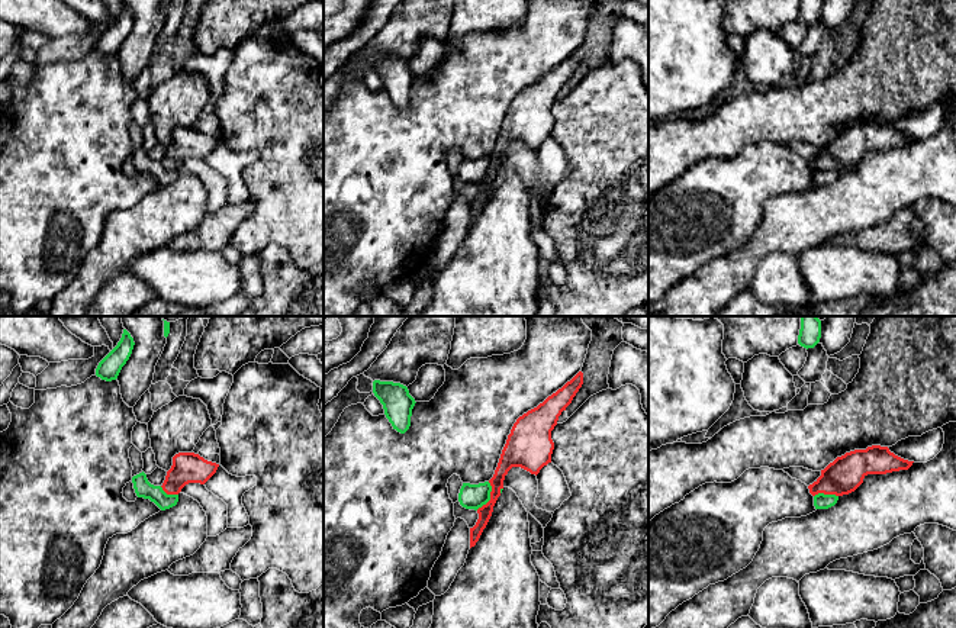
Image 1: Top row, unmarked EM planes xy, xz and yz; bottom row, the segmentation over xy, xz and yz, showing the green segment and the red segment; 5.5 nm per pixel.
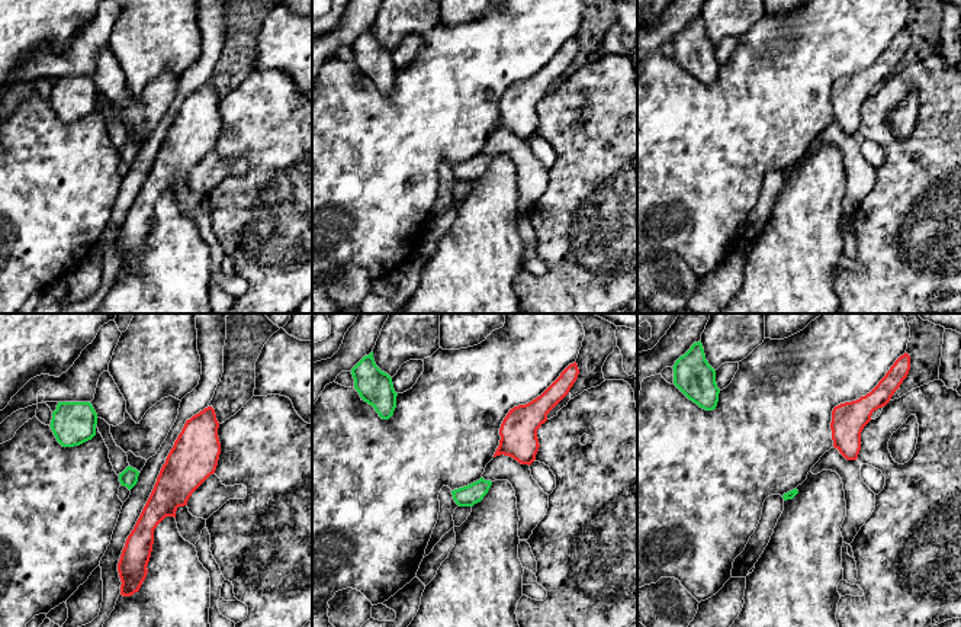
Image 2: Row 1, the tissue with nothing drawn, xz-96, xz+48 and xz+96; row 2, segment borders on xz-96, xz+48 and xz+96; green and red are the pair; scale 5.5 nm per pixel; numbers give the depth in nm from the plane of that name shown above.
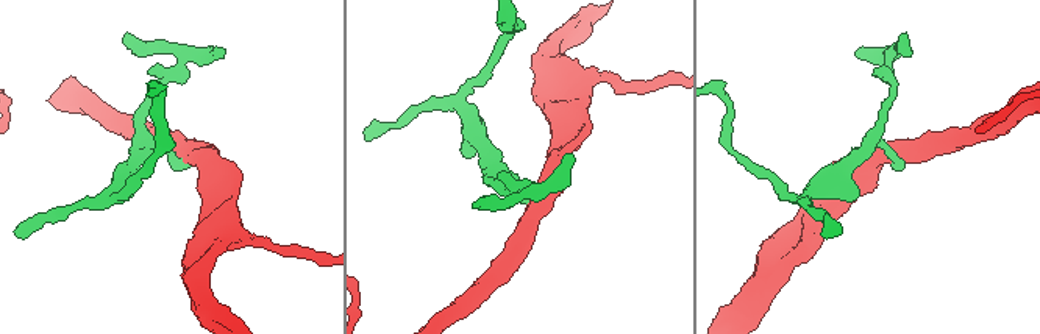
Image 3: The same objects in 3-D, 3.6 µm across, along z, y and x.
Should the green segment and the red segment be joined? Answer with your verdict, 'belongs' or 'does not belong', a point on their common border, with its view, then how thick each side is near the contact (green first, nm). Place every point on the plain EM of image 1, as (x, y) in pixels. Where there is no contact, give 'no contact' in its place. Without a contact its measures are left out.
does not belong; meets green in xz at (489, 173); 140 nm thick on the green side, 100 nm on the other

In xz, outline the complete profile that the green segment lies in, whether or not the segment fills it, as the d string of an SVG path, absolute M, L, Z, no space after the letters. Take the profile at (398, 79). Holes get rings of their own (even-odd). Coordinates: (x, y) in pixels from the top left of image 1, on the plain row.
M374 55L373 68L383 80L393 104L405 109L411 102L412 84L416 78L408 62L400 58Z

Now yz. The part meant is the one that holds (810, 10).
M801 0L798 19L804 23L814 23L821 13L821 0Z

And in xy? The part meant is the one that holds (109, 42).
M123 4L118 20L99 38L96 51L106 57L116 55L122 42L129 35L133 20L133 13L126 4Z

